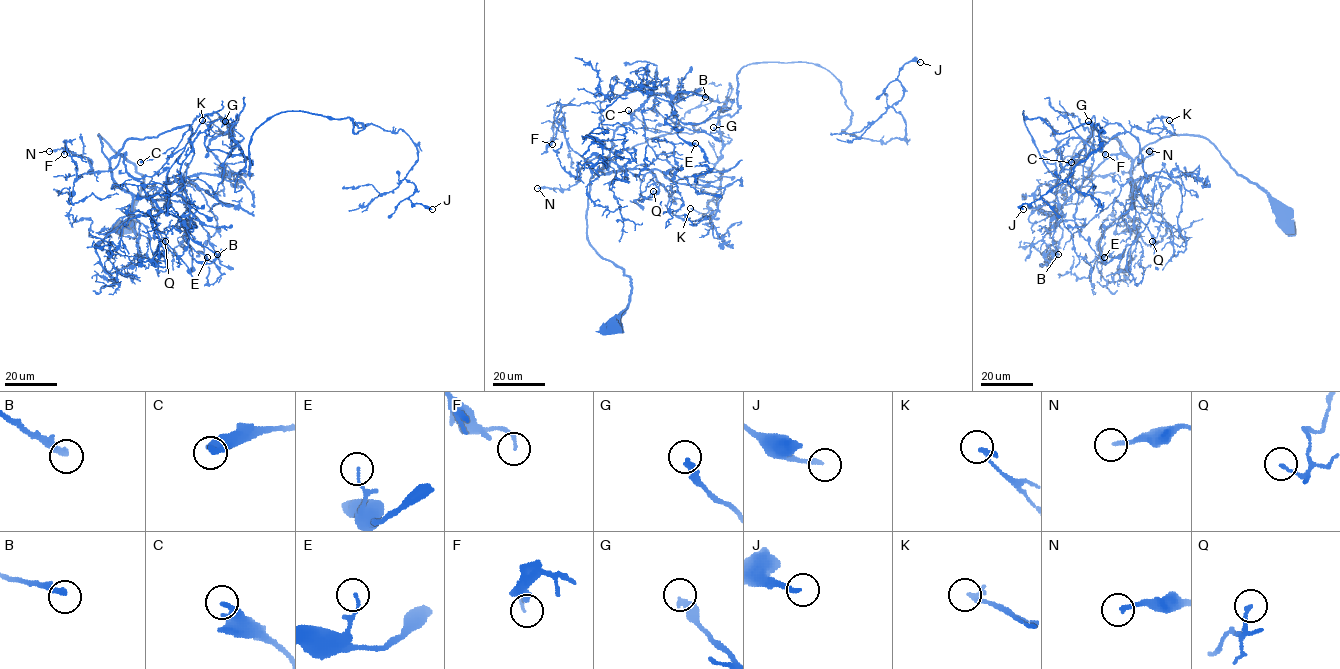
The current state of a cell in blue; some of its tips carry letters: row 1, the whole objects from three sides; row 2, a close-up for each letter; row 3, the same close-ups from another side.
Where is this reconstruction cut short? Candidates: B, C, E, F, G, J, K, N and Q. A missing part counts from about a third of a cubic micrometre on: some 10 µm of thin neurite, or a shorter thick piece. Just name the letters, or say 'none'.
B, N

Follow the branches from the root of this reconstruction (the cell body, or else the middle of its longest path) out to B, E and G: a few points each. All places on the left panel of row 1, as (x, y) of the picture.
B: (124, 227), (143, 176), (99, 135), (103, 154), (121, 154), (156, 204), (217, 254)
E: (124, 227), (143, 176), (99, 135), (105, 155), (121, 154), (156, 204), (184, 220), (189, 253), (207, 257)
G: (124, 227), (143, 176), (99, 135), (112, 178), (153, 196), (220, 172), (209, 143), (243, 138), (225, 121)

